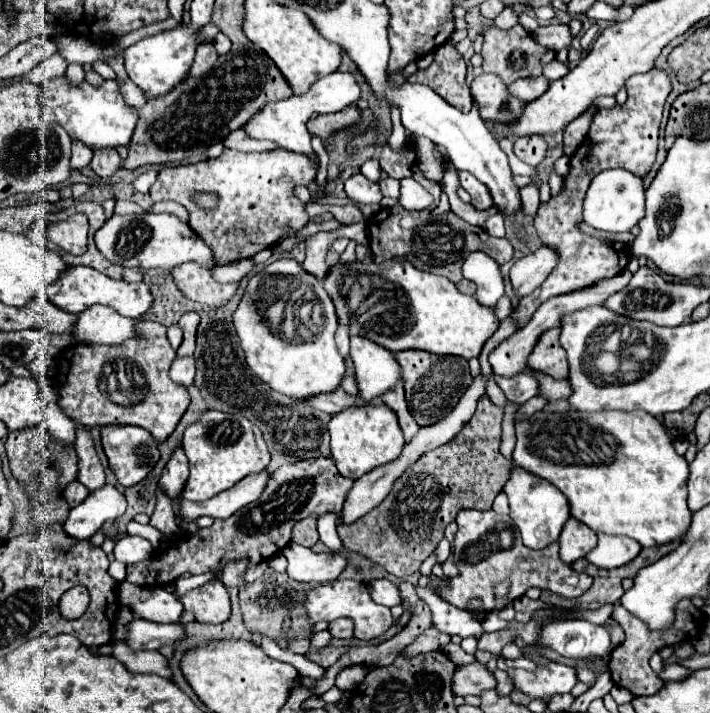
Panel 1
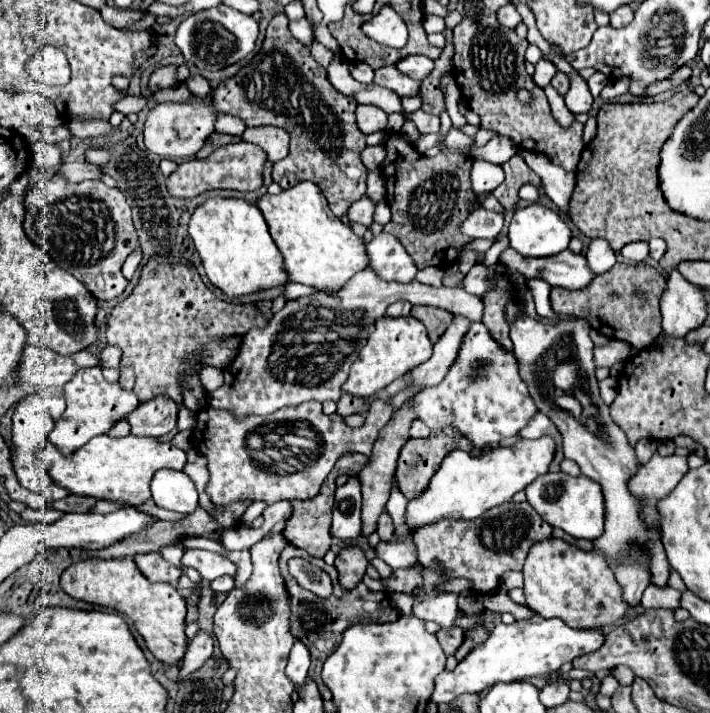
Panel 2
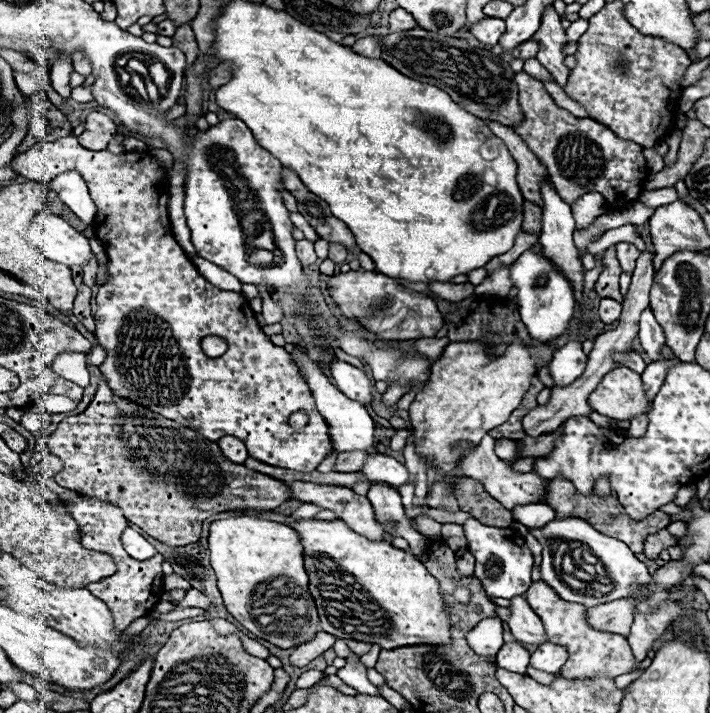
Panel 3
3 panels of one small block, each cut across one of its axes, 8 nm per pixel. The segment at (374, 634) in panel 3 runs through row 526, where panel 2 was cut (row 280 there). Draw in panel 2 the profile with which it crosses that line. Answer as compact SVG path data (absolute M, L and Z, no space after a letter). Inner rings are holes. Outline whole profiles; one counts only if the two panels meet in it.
M300 182L278 196L262 196L258 200L270 236L284 256L284 266L292 282L312 286L320 292L338 292L360 270L368 268L368 254L362 236L356 236L348 224L328 208L324 194L312 182Z

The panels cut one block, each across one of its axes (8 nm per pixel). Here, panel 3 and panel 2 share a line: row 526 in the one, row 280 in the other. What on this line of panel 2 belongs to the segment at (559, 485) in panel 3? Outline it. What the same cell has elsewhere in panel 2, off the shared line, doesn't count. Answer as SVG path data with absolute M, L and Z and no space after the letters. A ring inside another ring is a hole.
M616 262L612 270L596 276L596 280L584 290L570 292L562 288L552 288L550 304L558 316L566 316L566 318L580 316L588 320L590 328L594 328L602 336L628 342L636 350L644 350L650 344L654 344L654 340L662 330L658 300L664 288L666 288L666 278L654 266Z

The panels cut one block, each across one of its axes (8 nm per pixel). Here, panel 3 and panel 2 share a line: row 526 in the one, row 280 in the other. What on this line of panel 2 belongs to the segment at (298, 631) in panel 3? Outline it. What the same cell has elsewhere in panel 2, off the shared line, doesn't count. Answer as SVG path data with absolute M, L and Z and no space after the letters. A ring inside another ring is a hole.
M210 198L192 214L188 232L202 258L208 280L228 298L248 296L290 282L282 254L270 238L266 220L256 204L240 198Z

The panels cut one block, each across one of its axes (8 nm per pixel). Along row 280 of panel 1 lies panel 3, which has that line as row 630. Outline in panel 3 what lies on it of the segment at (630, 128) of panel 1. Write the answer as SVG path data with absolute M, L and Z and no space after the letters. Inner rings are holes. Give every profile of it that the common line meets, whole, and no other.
M542 580L532 582L532 586L526 592L526 600L532 606L532 610L540 616L540 620L544 624L546 640L566 646L570 652L568 664L564 664L564 668L562 668L562 676L584 678L584 676L602 672L602 674L616 678L620 674L628 674L628 672L640 668L640 664L632 656L632 650L628 648L628 642L624 636L600 632L600 630L594 630L592 626L588 626L586 616L584 616L584 606L564 602L546 582L542 582Z

